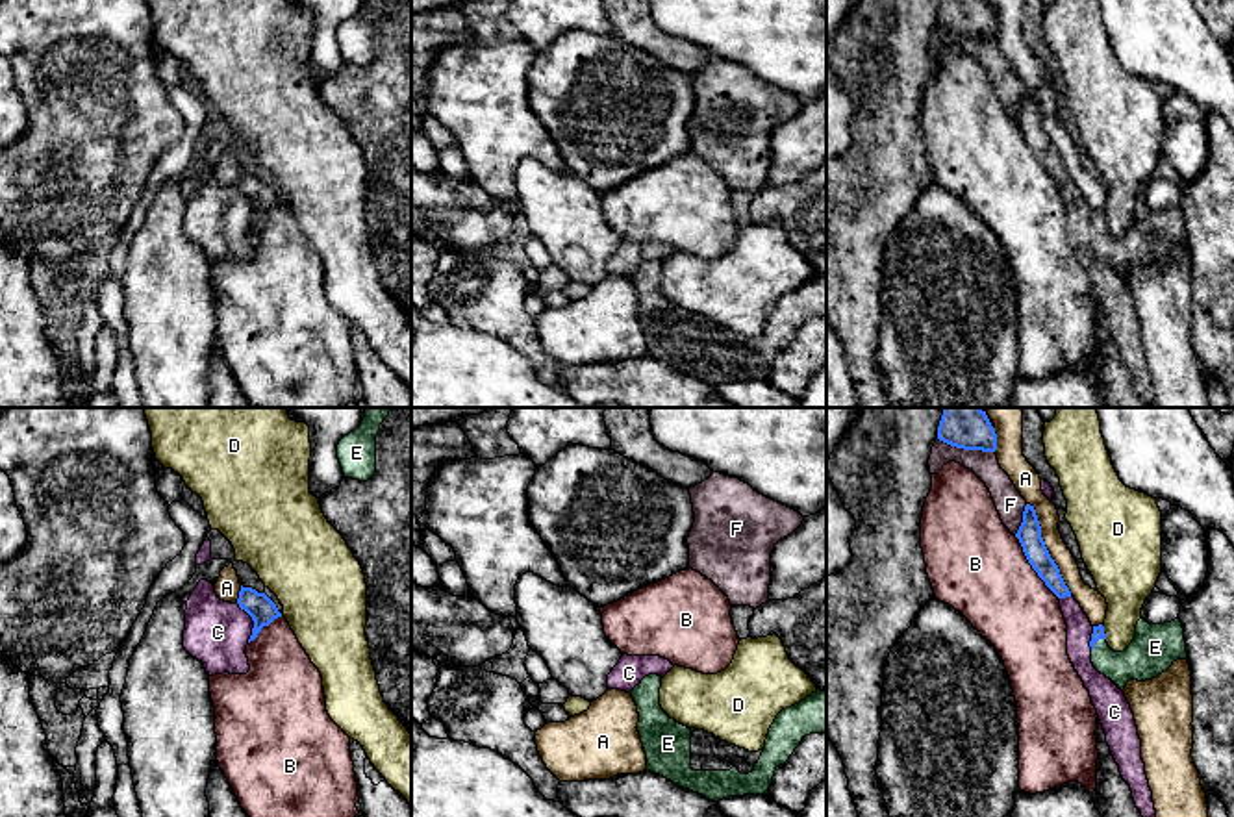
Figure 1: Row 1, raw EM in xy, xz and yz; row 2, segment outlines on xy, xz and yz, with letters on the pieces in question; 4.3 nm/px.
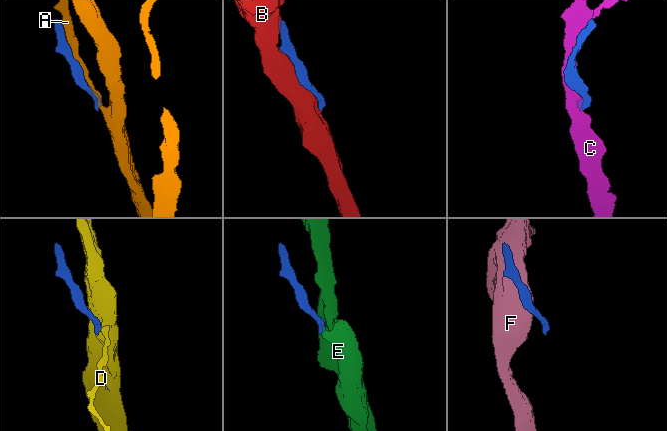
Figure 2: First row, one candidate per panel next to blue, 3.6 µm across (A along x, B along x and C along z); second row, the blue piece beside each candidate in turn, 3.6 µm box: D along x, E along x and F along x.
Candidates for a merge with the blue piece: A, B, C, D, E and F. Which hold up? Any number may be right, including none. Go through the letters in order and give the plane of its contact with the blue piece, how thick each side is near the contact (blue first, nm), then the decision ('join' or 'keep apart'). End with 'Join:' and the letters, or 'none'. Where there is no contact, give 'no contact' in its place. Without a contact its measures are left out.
A: contact in yz; calibres 110 and 90 nm; keep apart
B: contact in yz; calibres 110 and 420 nm; keep apart
C: contact in xy; calibres 120 and 280 nm; keep apart
D: contact in yz; calibres 50 and 240 nm; keep apart
E: contact in yz; calibres 50 and 200 nm; join
F: contact in yz; calibres 160 and 110 nm; keep apart
Join: E

